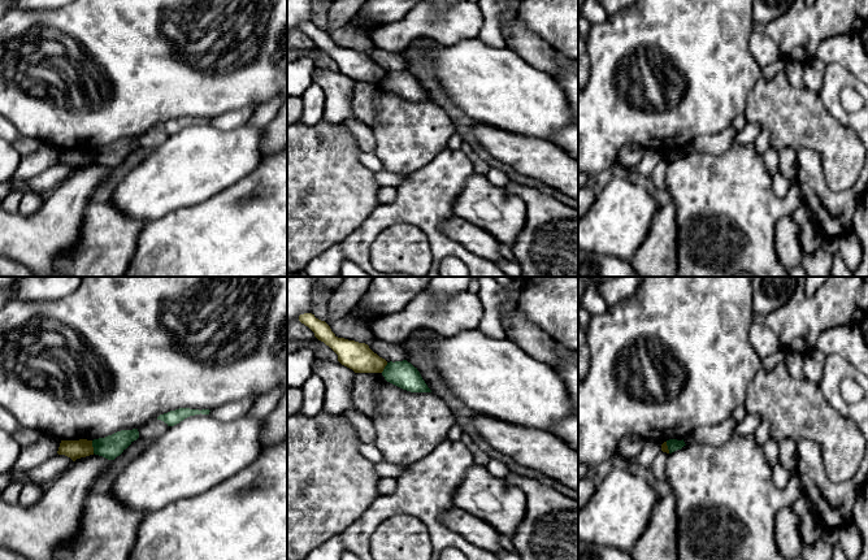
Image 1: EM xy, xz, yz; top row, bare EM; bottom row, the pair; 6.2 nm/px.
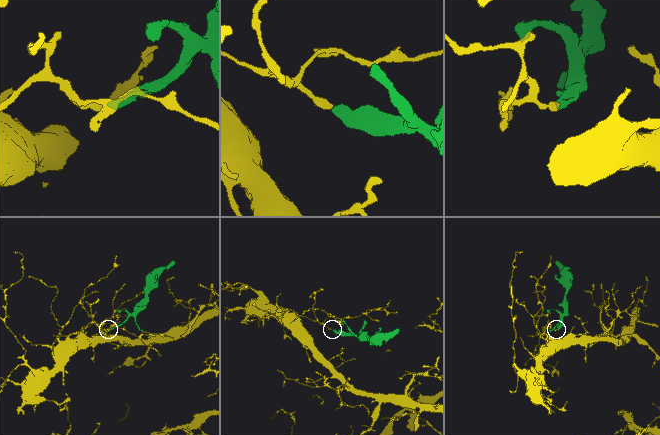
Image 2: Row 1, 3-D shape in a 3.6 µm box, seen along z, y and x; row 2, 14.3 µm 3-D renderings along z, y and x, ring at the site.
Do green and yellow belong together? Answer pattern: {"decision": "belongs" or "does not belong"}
{"decision": "does not belong"}

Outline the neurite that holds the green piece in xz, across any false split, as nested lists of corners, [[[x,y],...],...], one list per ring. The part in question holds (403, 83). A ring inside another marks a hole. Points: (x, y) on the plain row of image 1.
[[[407,69],[387,71],[382,81],[382,84],[387,91],[403,99],[411,101],[431,101],[417,77],[415,77]]]

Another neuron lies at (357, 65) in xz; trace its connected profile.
[[[312,22],[299,25],[299,30],[308,35],[314,45],[329,55],[337,64],[338,70],[355,82],[382,82],[387,70],[374,62],[368,53],[338,47],[330,35]]]

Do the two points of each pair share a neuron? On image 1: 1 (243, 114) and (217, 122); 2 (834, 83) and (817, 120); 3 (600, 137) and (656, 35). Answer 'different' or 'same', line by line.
1: same
2: different
3: same

